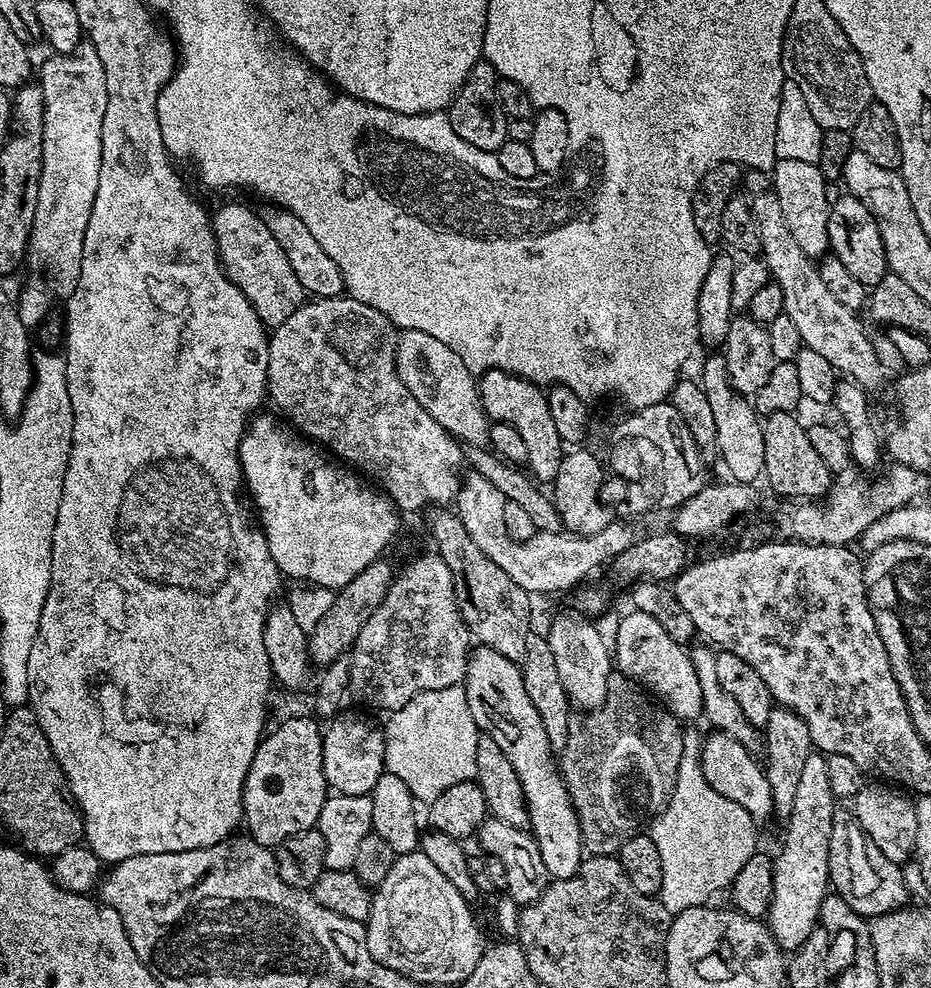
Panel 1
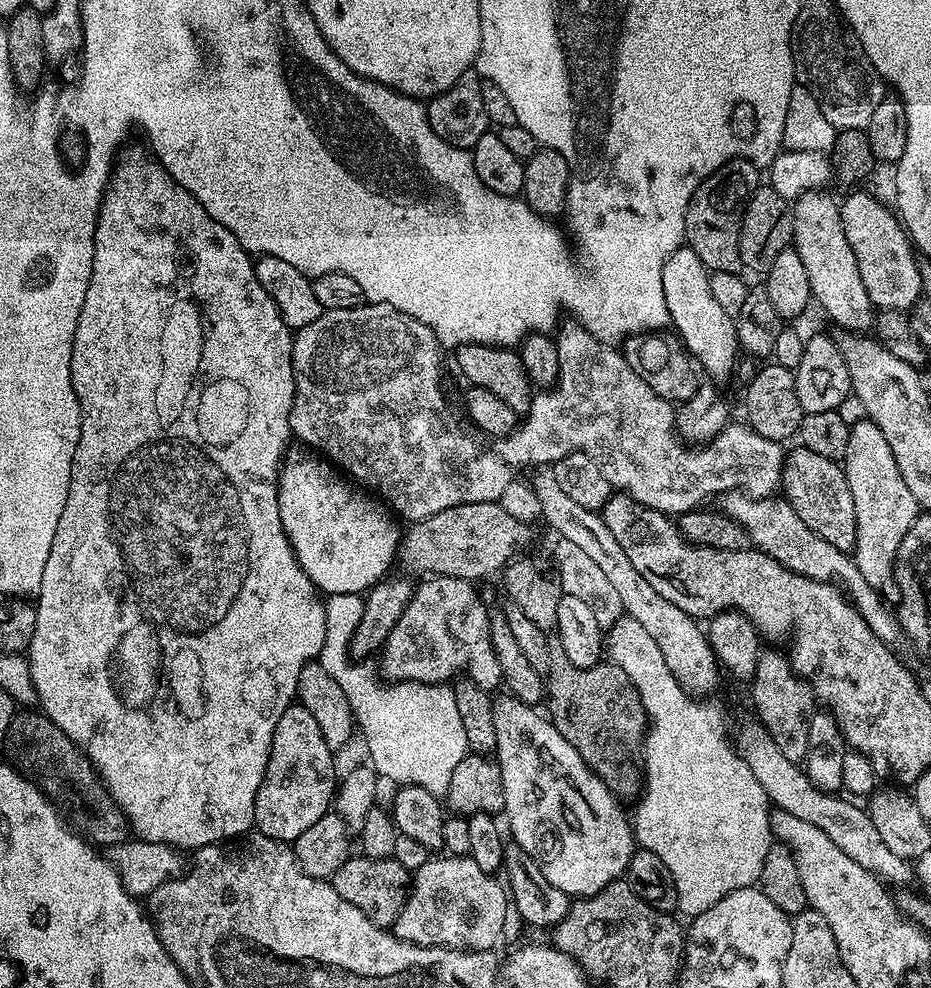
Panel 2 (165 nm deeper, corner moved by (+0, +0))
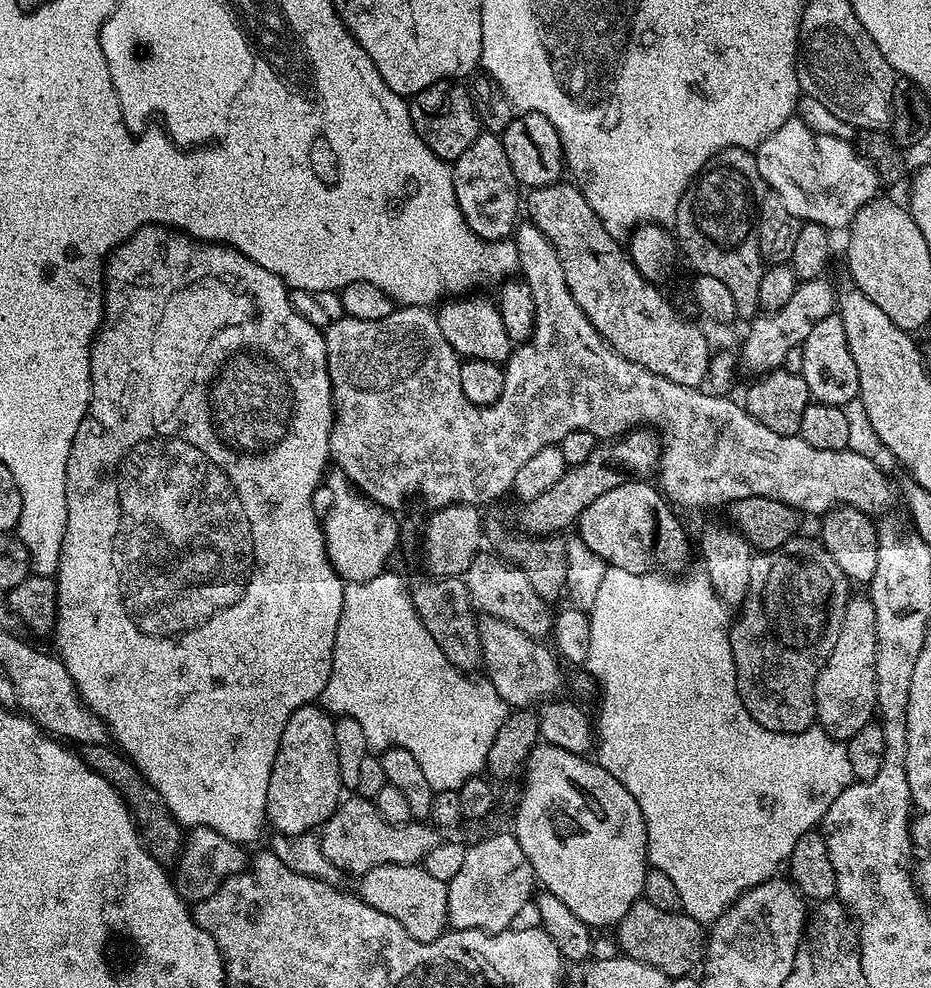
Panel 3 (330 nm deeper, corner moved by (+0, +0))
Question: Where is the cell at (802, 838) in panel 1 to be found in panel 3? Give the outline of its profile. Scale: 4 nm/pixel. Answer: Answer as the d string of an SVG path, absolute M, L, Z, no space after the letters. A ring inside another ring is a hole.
M849 595L844 604L844 616L840 619L840 629L836 631L836 641L816 679L816 719L819 727L830 738L847 742L862 730L862 726L873 723L876 710L876 615L871 599L867 595Z

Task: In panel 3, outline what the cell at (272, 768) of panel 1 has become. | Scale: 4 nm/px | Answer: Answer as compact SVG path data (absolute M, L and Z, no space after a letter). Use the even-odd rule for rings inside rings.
M315 703L302 706L290 714L286 730L282 730L282 742L274 758L270 786L266 790L267 823L271 827L273 824L277 833L286 836L311 833L336 813L342 800L342 785L332 737L333 723L333 717Z

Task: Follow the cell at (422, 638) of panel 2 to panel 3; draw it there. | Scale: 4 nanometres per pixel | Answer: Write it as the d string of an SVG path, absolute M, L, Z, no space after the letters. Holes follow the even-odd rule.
M484 616L479 625L484 651L483 671L488 671L485 672L486 679L508 703L509 709L528 710L553 699L559 693L556 691L564 680L563 674L560 673L561 661L549 645L548 649L537 637L522 634L518 626L510 626L510 622L502 622L493 616Z

